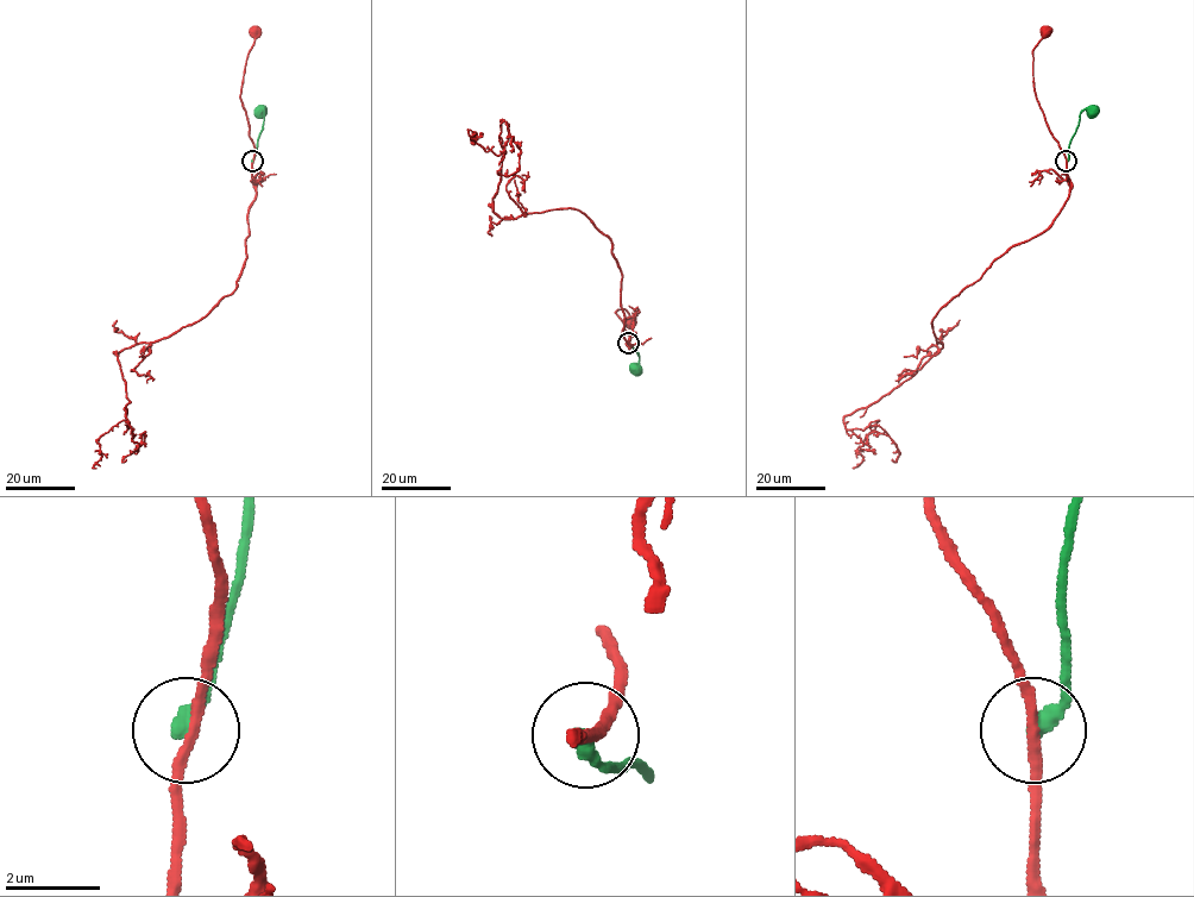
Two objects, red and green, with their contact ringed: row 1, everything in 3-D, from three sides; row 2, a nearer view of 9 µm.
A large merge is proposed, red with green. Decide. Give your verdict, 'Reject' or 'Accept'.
Reject

